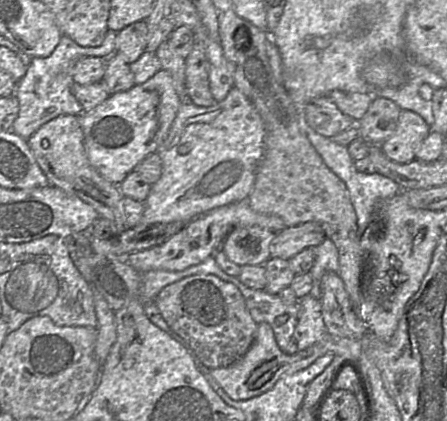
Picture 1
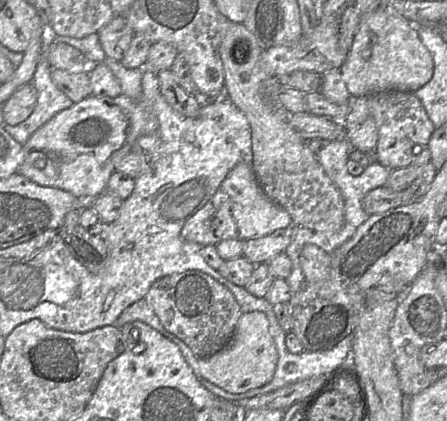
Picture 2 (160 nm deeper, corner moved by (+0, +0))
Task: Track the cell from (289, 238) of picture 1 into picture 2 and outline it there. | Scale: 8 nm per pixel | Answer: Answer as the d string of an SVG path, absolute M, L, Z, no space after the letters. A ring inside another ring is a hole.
M291 228L277 229L263 237L244 241L243 256L254 265L269 262L284 253L291 242Z

